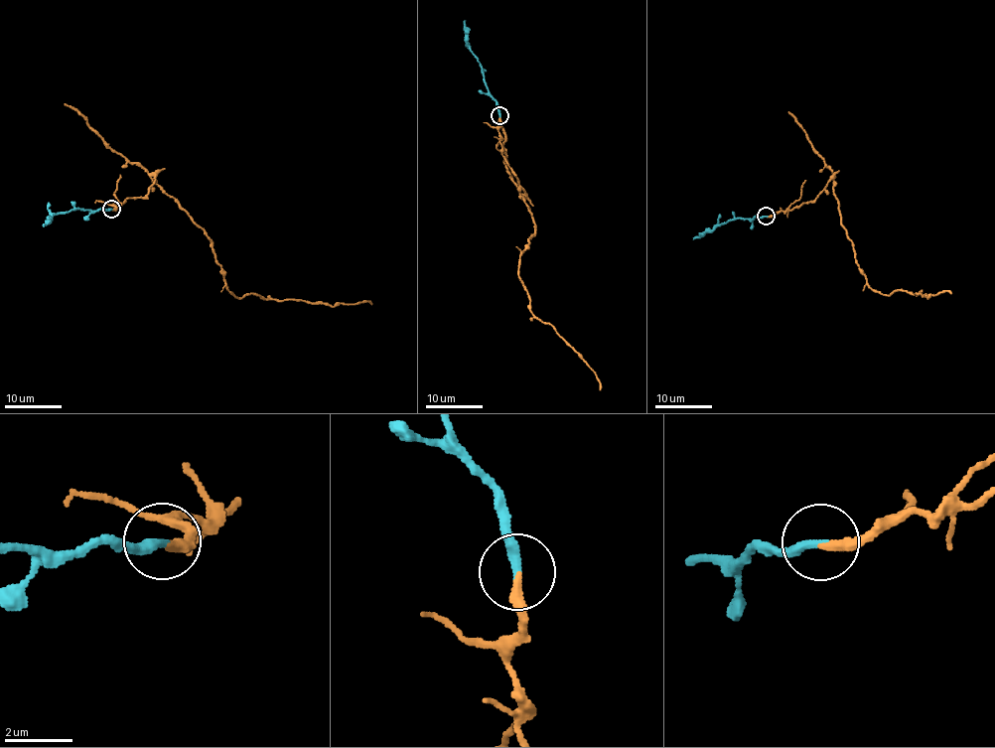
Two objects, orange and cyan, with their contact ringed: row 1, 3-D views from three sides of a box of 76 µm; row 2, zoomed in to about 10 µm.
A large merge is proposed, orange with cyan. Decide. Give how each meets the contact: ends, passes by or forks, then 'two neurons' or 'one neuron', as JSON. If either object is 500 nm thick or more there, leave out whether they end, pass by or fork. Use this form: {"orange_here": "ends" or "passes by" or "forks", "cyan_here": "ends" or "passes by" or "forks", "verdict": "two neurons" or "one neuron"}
{"orange_here": "ends", "cyan_here": "ends", "verdict": "two neurons"}

